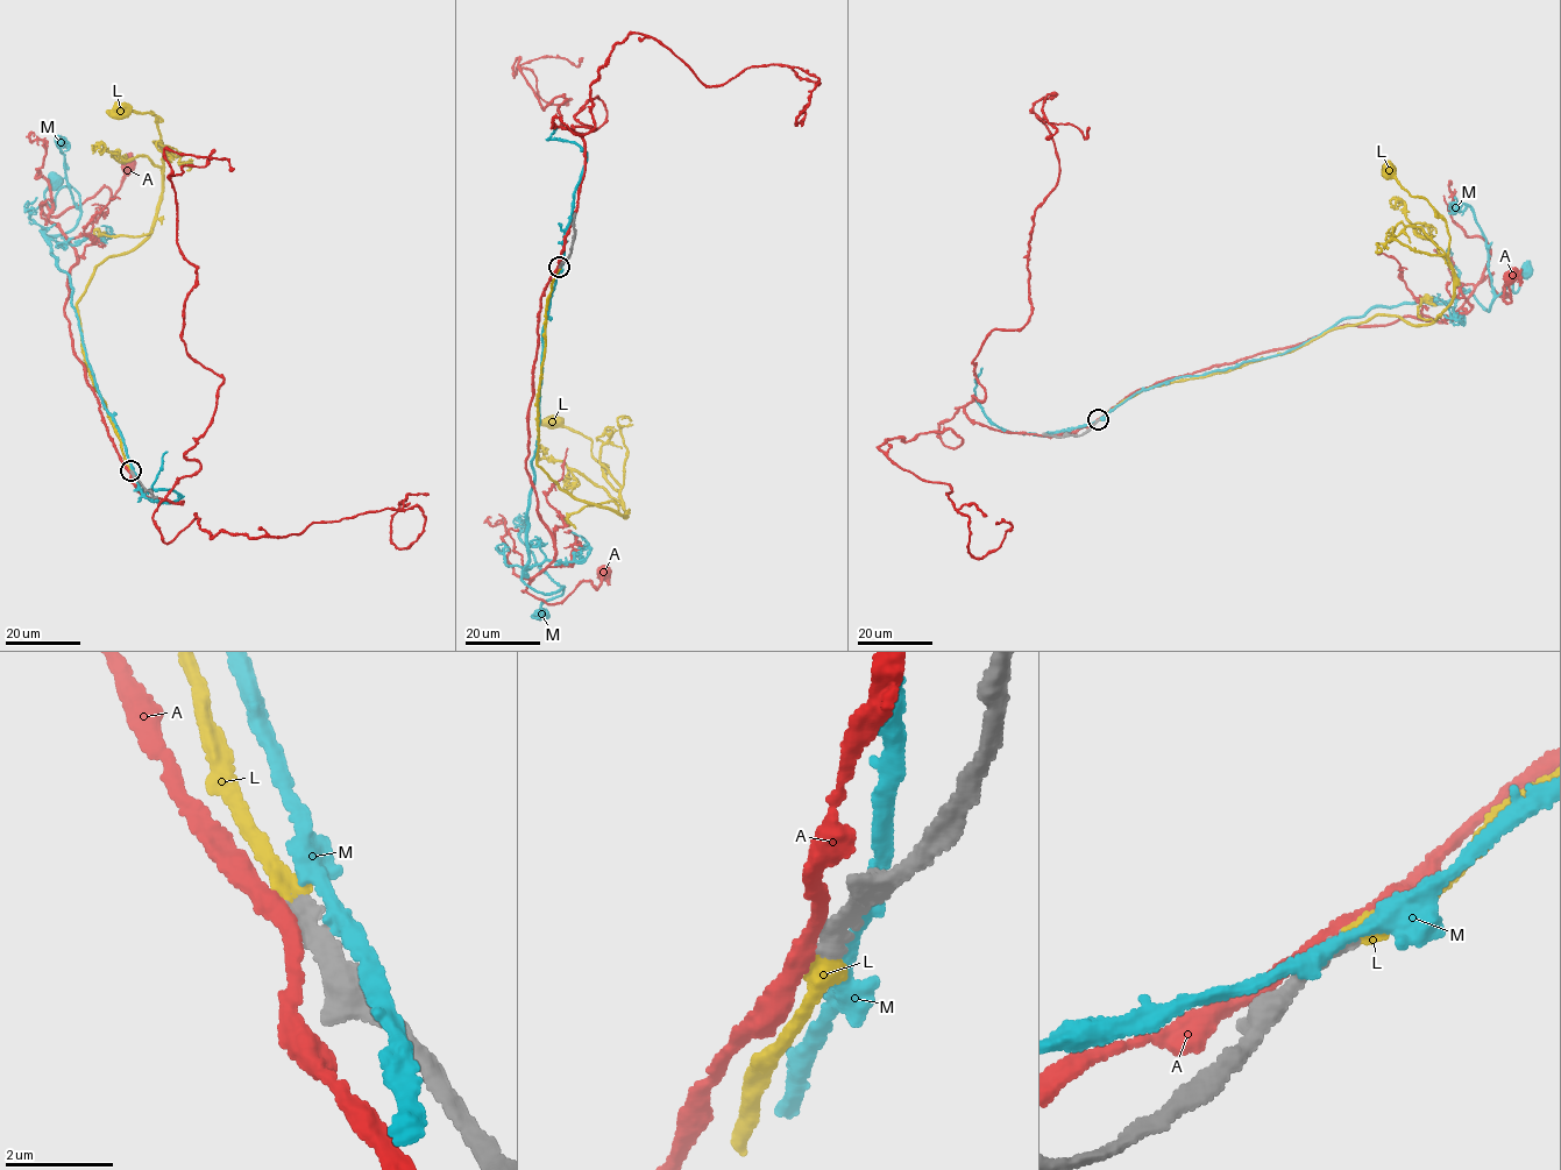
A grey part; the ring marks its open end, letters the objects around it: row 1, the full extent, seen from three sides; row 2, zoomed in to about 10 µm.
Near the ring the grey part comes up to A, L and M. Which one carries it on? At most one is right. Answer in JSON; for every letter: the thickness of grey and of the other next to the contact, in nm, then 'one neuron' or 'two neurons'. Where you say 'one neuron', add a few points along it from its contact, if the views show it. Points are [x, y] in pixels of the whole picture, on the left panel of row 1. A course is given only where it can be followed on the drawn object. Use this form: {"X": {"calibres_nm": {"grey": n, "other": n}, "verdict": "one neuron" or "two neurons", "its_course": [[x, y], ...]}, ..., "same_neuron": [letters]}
{"A": {"calibres_nm": {"grey": 360, "other": 280}, "verdict": "two neurons"}, "L": {"calibres_nm": {"grey": 280, "other": 320}, "verdict": "one neuron", "its_course": [[130, 470], [84, 360], [76, 304], [99, 264], [144, 241], [162, 197], [164, 144], [156, 116], [122, 111]]}, "M": {"calibres_nm": {"grey": 400, "other": 240}, "verdict": "two neurons"}, "same_neuron": ["L"]}

